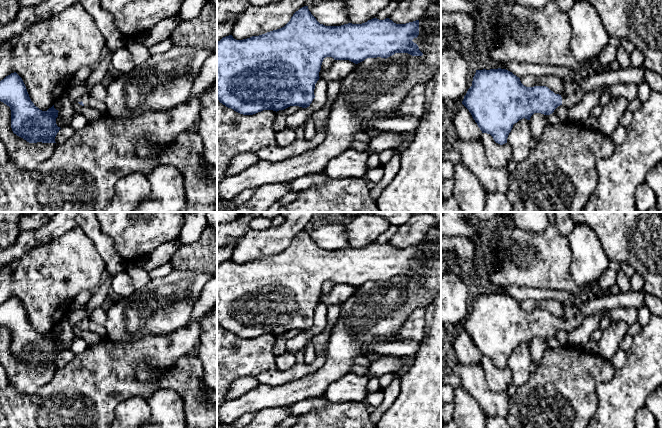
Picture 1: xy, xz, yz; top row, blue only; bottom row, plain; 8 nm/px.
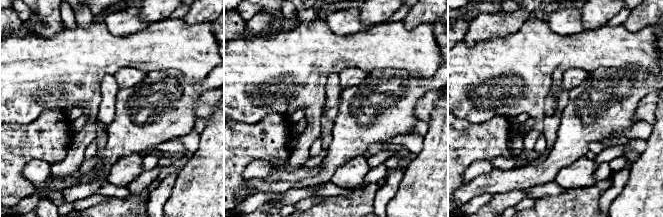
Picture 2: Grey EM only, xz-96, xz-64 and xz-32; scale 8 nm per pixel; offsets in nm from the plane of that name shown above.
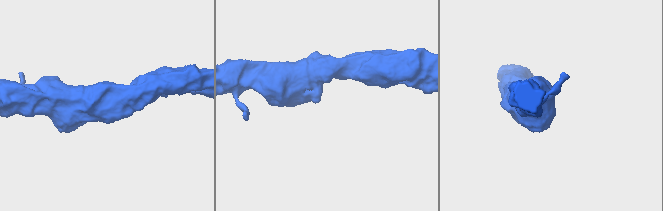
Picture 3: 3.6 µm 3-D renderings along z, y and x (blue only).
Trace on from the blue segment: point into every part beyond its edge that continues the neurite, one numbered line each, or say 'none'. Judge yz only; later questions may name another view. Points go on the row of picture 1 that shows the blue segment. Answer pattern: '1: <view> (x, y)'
1: yz (567, 100)

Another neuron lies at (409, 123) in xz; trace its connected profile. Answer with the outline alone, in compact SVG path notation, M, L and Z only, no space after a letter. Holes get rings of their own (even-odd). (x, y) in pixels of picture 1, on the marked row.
M414 116L393 117L391 119L377 119L363 123L364 131L375 129L379 131L415 132L419 118Z

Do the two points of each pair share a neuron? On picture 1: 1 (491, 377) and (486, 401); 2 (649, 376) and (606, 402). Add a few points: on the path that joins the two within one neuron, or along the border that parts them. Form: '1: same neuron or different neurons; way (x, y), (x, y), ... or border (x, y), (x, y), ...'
1: different neurons; border (481, 366), (487, 386), (491, 390), (504, 392)
2: same neuron; way (638, 379), (617, 400)

